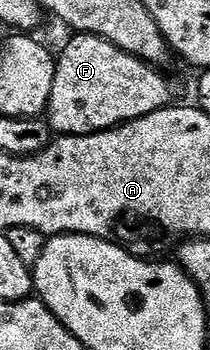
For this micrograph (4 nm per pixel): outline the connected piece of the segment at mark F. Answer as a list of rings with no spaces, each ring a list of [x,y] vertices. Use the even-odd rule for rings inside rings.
[[[76,33],[71,37],[55,56],[56,72],[46,110],[47,126],[57,136],[96,135],[169,106],[172,91],[156,76],[155,66],[135,59],[97,35]]]

